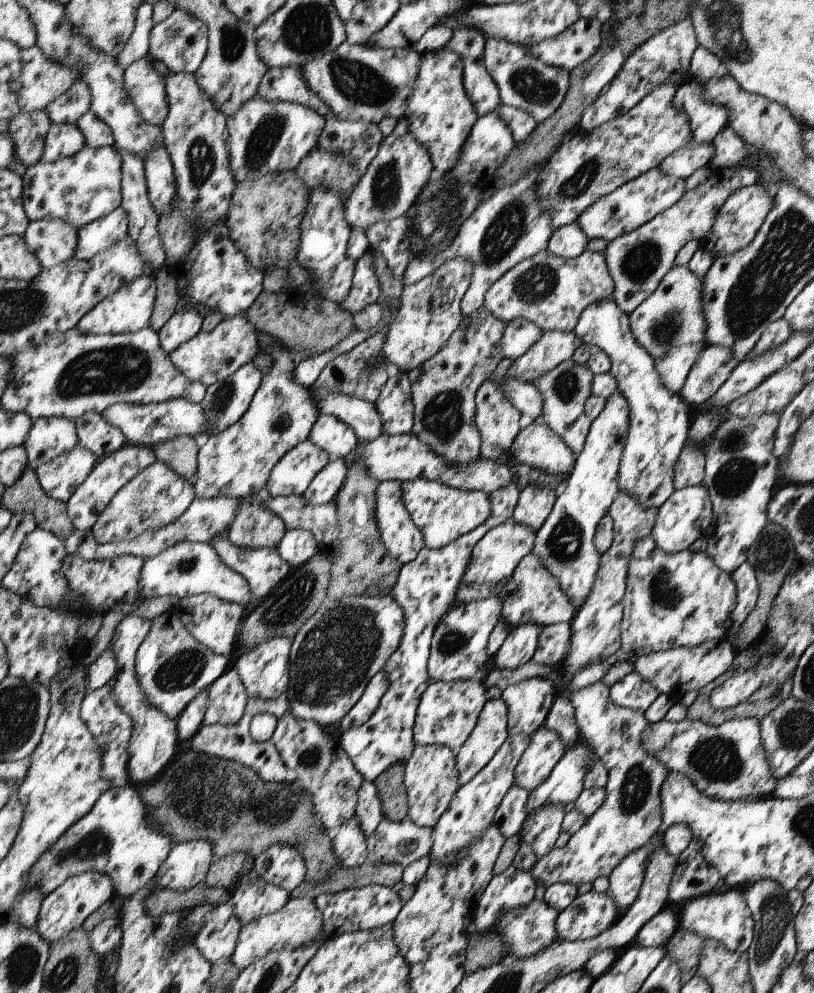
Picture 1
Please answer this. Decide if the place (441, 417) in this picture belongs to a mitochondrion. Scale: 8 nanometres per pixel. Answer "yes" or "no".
yes

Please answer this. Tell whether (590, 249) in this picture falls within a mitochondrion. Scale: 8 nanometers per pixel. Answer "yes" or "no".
no

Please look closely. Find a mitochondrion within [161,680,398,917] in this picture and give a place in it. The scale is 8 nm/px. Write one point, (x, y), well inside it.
(312, 755)

